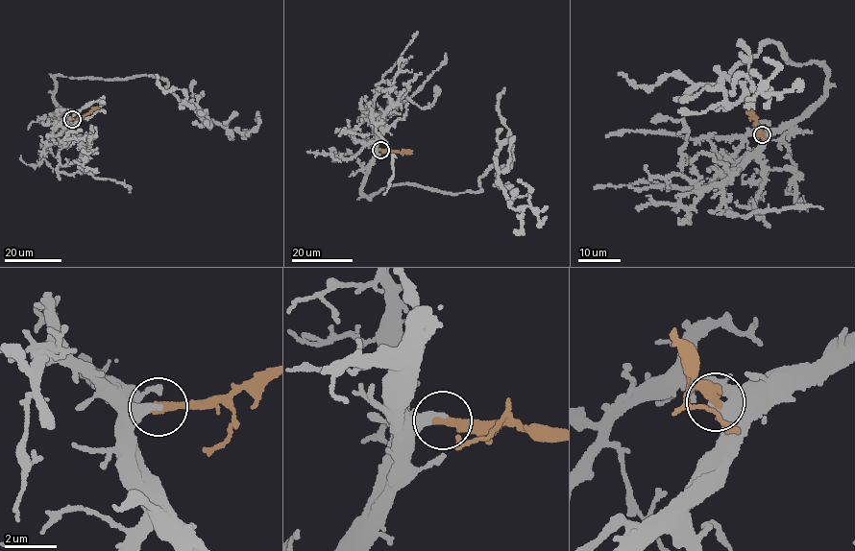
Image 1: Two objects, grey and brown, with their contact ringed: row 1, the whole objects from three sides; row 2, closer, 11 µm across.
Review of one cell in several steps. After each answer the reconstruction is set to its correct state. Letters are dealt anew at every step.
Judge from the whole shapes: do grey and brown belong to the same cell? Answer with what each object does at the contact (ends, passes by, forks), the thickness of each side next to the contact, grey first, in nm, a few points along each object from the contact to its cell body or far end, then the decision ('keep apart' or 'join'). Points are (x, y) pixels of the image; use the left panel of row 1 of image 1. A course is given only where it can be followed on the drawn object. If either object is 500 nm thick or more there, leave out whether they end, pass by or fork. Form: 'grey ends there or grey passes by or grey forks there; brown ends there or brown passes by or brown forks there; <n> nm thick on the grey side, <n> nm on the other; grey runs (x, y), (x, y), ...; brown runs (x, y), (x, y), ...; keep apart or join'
grey ends there; brown ends there; 380 nm thick on the grey side, 360 nm on the other; grey runs (72, 119), (54, 98), (56, 76), (158, 76), (203, 118), (239, 131), (256, 128), (256, 111); brown runs (72, 119), (99, 108); join

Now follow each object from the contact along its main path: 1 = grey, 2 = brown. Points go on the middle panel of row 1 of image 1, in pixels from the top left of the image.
1: (380, 150), (369, 199), (412, 183), (476, 192), (494, 166), (509, 204), (545, 216)
2: (380, 150), (412, 152)

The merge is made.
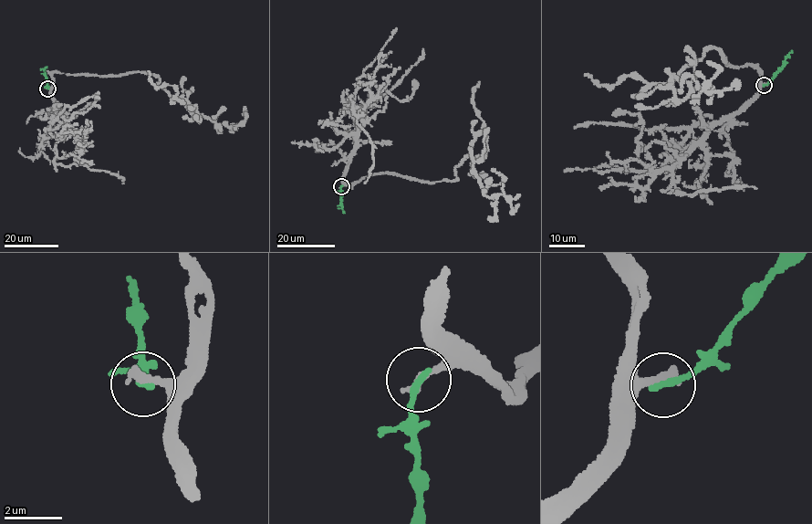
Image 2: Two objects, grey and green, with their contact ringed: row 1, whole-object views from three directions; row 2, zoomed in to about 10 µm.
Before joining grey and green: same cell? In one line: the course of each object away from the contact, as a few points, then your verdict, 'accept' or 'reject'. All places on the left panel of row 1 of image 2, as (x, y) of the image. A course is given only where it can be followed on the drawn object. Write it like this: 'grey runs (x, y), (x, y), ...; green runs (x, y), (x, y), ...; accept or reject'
grey runs (47, 88), (55, 71), (143, 71), (213, 122), (239, 125), (246, 117), (243, 107); green runs (47, 88), (46, 67); reject

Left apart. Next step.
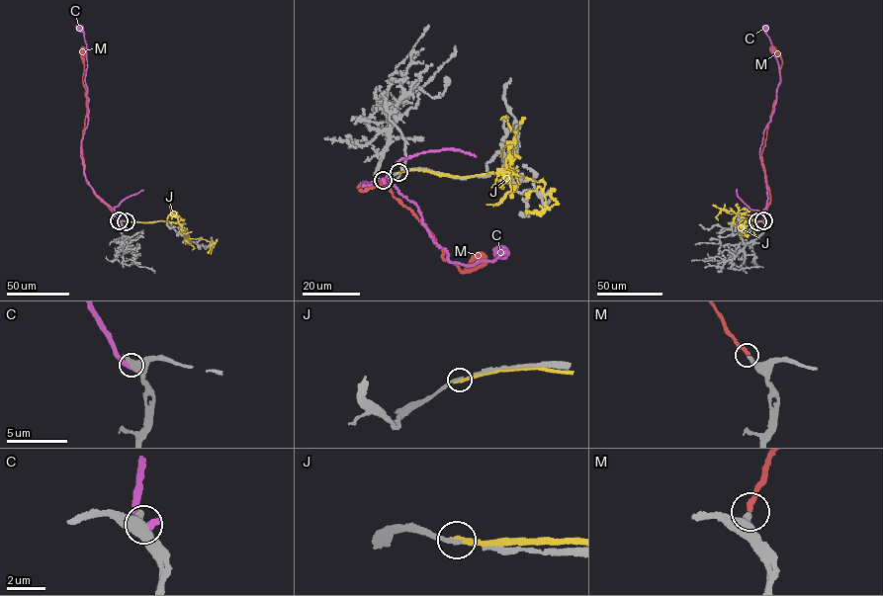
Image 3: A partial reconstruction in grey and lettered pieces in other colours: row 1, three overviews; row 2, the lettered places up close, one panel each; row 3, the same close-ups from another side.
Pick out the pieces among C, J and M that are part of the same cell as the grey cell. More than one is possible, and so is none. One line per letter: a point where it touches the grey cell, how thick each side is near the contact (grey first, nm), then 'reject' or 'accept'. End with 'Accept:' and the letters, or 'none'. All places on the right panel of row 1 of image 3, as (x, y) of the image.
C: meets grey at (763, 221); 650 nm thick on the grey side, 480 nm on the other; reject
J: meets grey at (757, 221); 240 nm thick on the grey side, 320 nm on the other; reject
M: meets grey at (763, 220); 280 nm thick on the grey side, 240 nm on the other; accept
Accept: M

